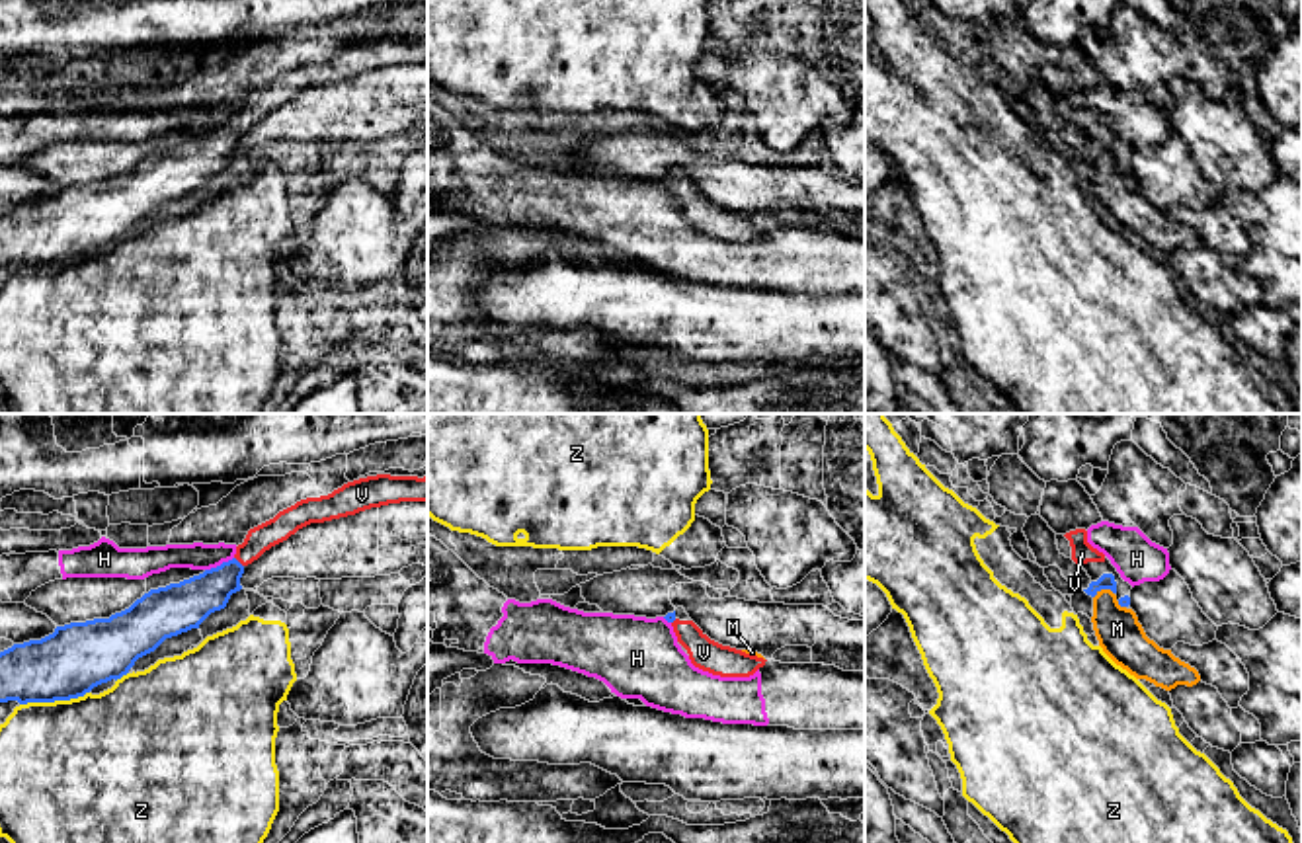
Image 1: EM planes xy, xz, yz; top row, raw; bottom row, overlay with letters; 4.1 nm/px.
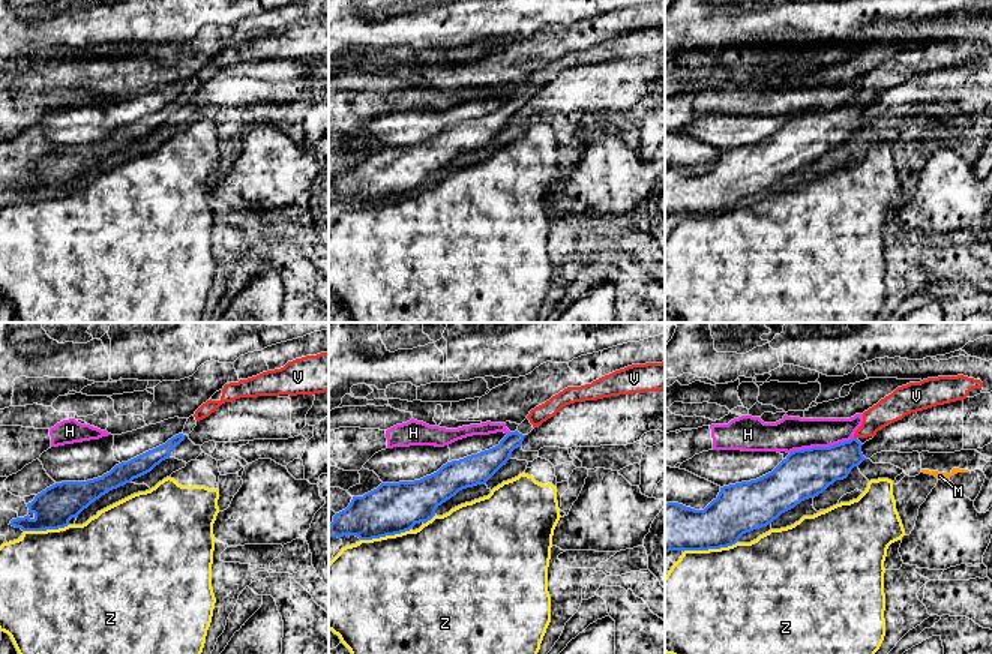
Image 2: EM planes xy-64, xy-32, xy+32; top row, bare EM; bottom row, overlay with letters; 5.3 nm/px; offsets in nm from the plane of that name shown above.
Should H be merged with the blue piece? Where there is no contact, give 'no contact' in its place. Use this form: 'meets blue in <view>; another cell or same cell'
meets blue in xy; another cell

